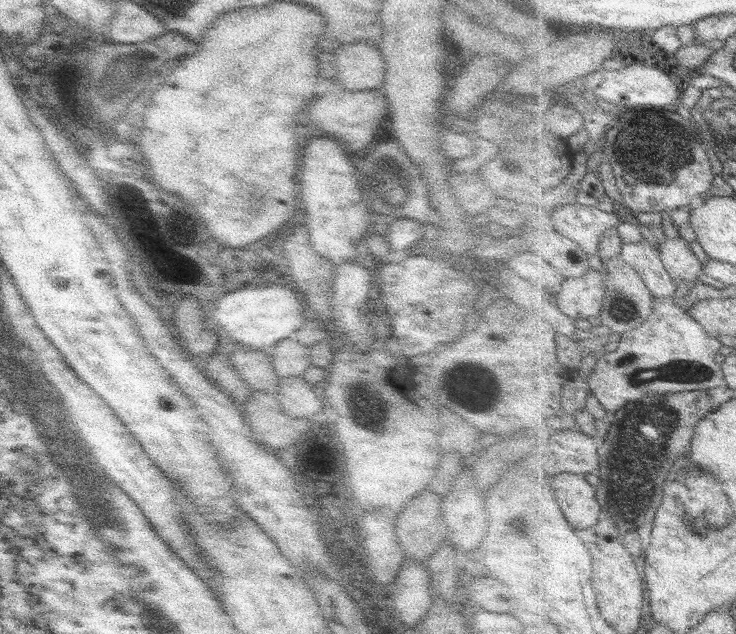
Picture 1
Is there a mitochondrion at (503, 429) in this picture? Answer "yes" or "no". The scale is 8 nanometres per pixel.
no

